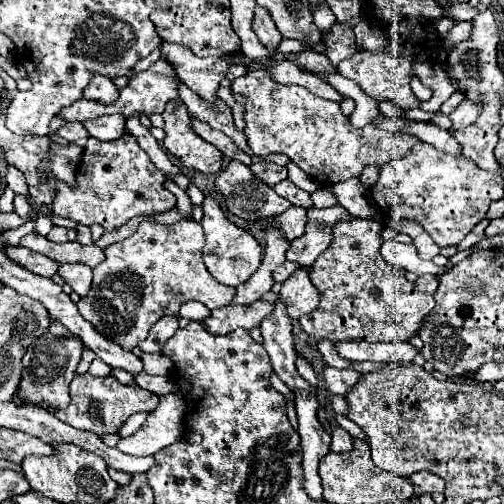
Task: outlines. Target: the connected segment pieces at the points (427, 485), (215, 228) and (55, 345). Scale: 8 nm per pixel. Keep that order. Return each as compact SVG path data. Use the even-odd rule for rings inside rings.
M417 472L417 474L413 474L413 476L409 478L409 482L411 482L413 486L417 486L419 492L429 492L429 494L433 494L433 492L443 492L443 490L445 490L443 478L439 478L437 474L431 474L431 472Z
M205 198L203 202L203 230L205 230L205 248L203 248L203 262L207 266L207 270L225 286L237 286L245 280L249 280L249 272L255 272L263 260L263 248L259 246L259 242L247 232L237 228L231 220L227 220L223 216L223 210L219 208L219 204L211 198Z
M51 334L37 338L35 342L31 342L31 346L23 356L23 374L19 390L15 394L23 394L23 398L27 398L27 404L41 406L43 402L47 402L49 408L63 410L63 406L71 402L69 384L75 376L81 354L83 354L83 344L79 342L79 338L55 338Z

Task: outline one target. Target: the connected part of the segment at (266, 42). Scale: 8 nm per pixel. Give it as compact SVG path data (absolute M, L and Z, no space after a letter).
M257 6L255 8L255 18L253 18L253 30L257 34L257 38L261 40L261 44L269 50L269 52L275 52L283 40L283 36L279 34L277 26L271 22L271 16L265 8Z

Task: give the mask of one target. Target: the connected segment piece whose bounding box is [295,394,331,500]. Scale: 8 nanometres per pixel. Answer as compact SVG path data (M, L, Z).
M299 394L299 402L295 402L295 410L299 416L299 436L303 446L303 468L305 468L305 492L321 500L321 478L317 474L319 460L329 452L331 434L321 426L317 418L317 394Z

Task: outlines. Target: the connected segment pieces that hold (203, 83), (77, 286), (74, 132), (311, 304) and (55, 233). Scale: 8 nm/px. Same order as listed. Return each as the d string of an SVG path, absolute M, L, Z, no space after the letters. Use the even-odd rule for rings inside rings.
M163 42L161 54L175 66L181 82L197 92L207 104L219 100L219 84L229 70L229 64L223 58L199 58L185 46L171 42Z
M81 262L77 264L59 264L57 274L77 292L79 296L87 296L89 286L91 286L91 268L83 266Z
M67 122L55 134L59 134L61 138L65 138L67 142L77 142L81 138L89 138L89 134L87 134L87 130L83 130L81 122Z
M299 266L299 270L295 270L295 274L291 274L287 282L283 282L279 298L287 304L291 318L299 318L301 314L315 310L315 306L319 304L319 294L305 266Z
M53 226L51 232L47 234L49 240L53 242L69 242L77 238L77 230L75 228L63 228L63 226Z

